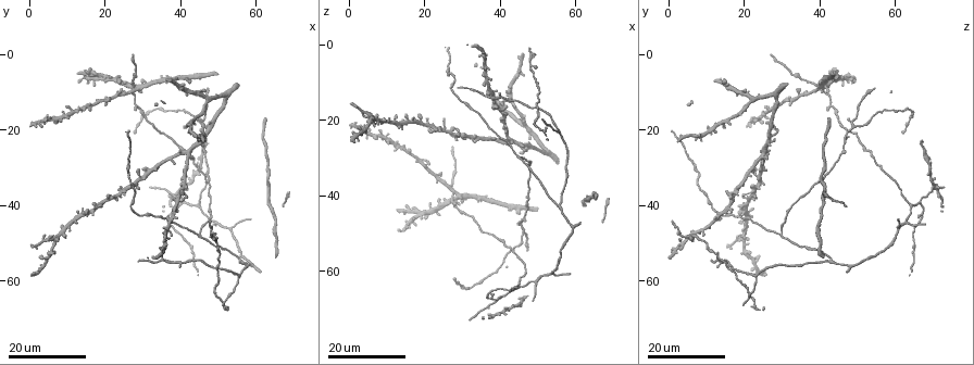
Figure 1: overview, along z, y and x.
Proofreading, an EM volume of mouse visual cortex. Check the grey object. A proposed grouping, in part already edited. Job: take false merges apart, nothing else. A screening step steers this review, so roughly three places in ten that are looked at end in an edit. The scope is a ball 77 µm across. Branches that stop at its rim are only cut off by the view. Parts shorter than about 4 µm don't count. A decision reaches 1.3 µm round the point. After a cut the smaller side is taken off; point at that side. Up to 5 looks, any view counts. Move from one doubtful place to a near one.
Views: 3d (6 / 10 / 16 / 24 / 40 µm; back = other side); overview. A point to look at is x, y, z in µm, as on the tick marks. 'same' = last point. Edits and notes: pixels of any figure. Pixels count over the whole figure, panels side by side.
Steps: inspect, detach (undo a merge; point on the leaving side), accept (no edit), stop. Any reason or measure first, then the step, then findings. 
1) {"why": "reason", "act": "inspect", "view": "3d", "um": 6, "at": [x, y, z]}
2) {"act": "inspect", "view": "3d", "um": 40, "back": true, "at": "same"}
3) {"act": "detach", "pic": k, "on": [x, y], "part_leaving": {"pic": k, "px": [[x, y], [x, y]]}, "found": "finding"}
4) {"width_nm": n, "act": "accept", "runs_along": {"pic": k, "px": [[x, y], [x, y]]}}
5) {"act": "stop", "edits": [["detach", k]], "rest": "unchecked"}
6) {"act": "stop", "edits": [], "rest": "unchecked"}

{"act": "inspect", "view": "3d", "um": 24, "at": [45.0, 47.5, 30.0]}

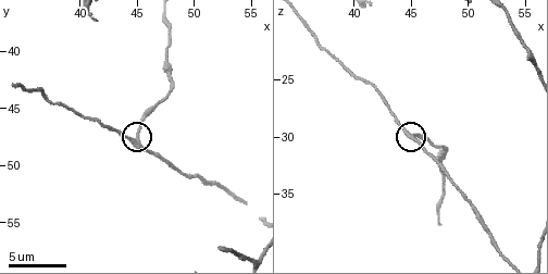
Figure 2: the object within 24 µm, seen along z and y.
{"act": "inspect", "view": "3d", "um": 10, "at": [45.0, 47.6, 29.8]}

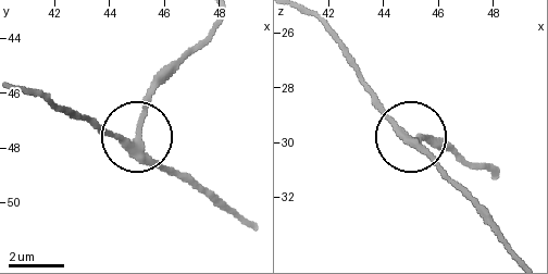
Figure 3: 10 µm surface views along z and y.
{"act": "accept", "runs_along": {"pic": 3, "px": [[250, 225], [166, 169], [142, 140], [138, 120], [157, 73]]}, "found": "one neuron here"}

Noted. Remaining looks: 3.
{"act": "inspect", "view": "3d", "um": 16, "at": [64.0, 39.0, 41.5]}

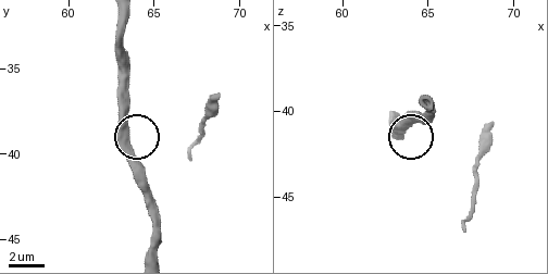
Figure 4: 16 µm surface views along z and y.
{"why": "zoom in", "act": "inspect", "view": "3d", "um": 6, "at": [63.5, 39.5, 41.0]}

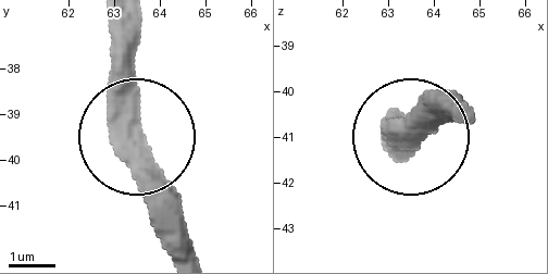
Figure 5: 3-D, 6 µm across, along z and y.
{"side_arm_um": 9, "act": "accept", "found": "continuous, no second neuron"}

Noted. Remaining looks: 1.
{"act": "stop", "edits": [], "rest": "unchecked"}

